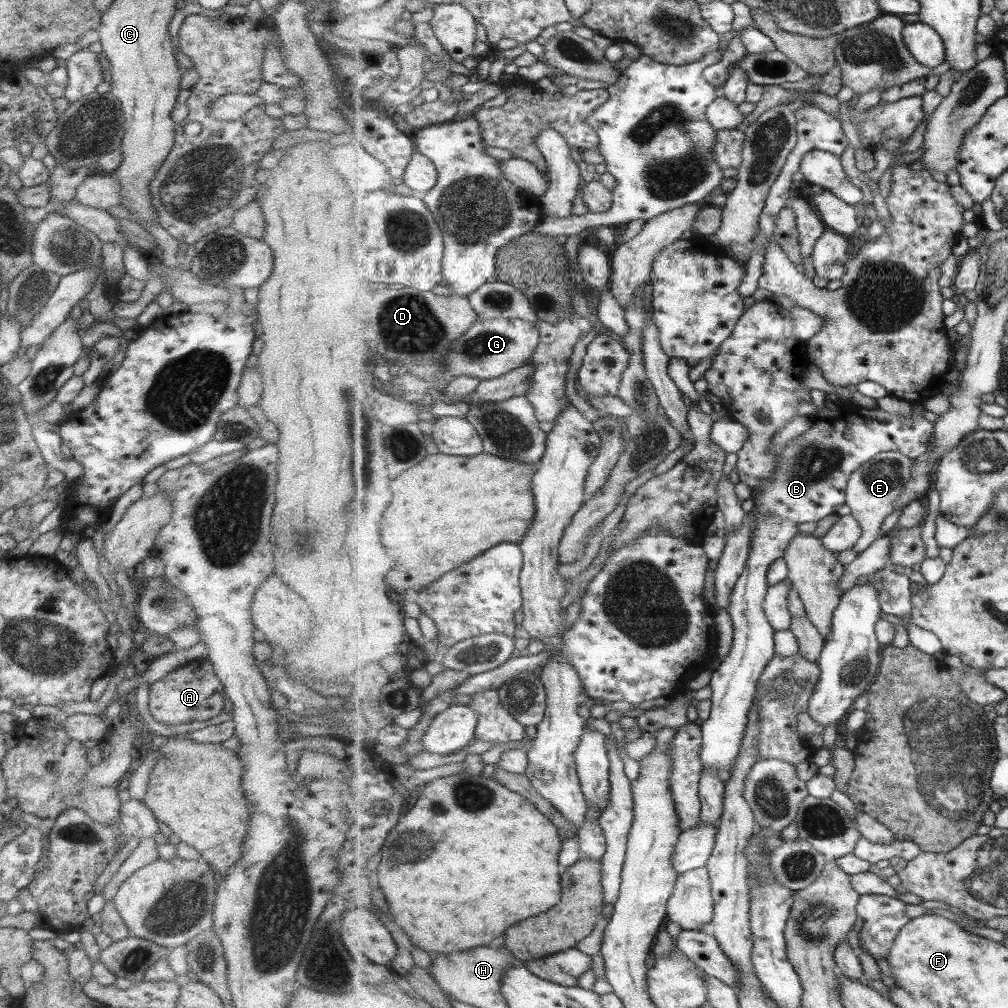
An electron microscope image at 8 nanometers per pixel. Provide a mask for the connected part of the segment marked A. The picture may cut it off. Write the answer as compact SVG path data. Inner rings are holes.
M193 659L181 665L149 686L147 708L153 720L165 725L179 725L192 721L207 721L227 709L224 688L215 677L209 660Z

